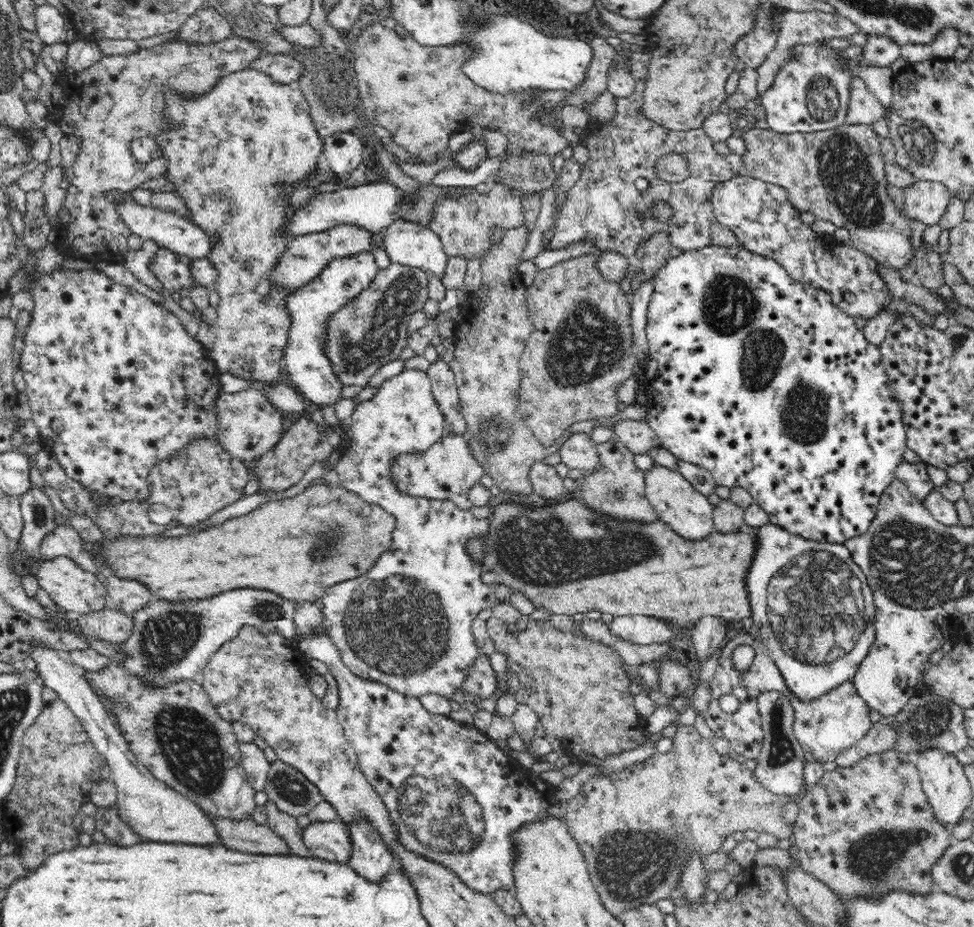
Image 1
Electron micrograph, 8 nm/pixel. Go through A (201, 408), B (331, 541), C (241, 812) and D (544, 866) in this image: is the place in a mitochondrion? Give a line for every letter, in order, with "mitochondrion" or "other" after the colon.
A: other
B: mitochondrion
C: other
D: other

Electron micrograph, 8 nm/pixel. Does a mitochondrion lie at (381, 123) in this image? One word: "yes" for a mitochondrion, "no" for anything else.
no

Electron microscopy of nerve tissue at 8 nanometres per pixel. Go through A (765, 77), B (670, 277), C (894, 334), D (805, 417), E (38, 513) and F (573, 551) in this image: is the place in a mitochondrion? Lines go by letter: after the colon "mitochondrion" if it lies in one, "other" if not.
A: other
B: other
C: other
D: mitochondrion
E: mitochondrion
F: mitochondrion

